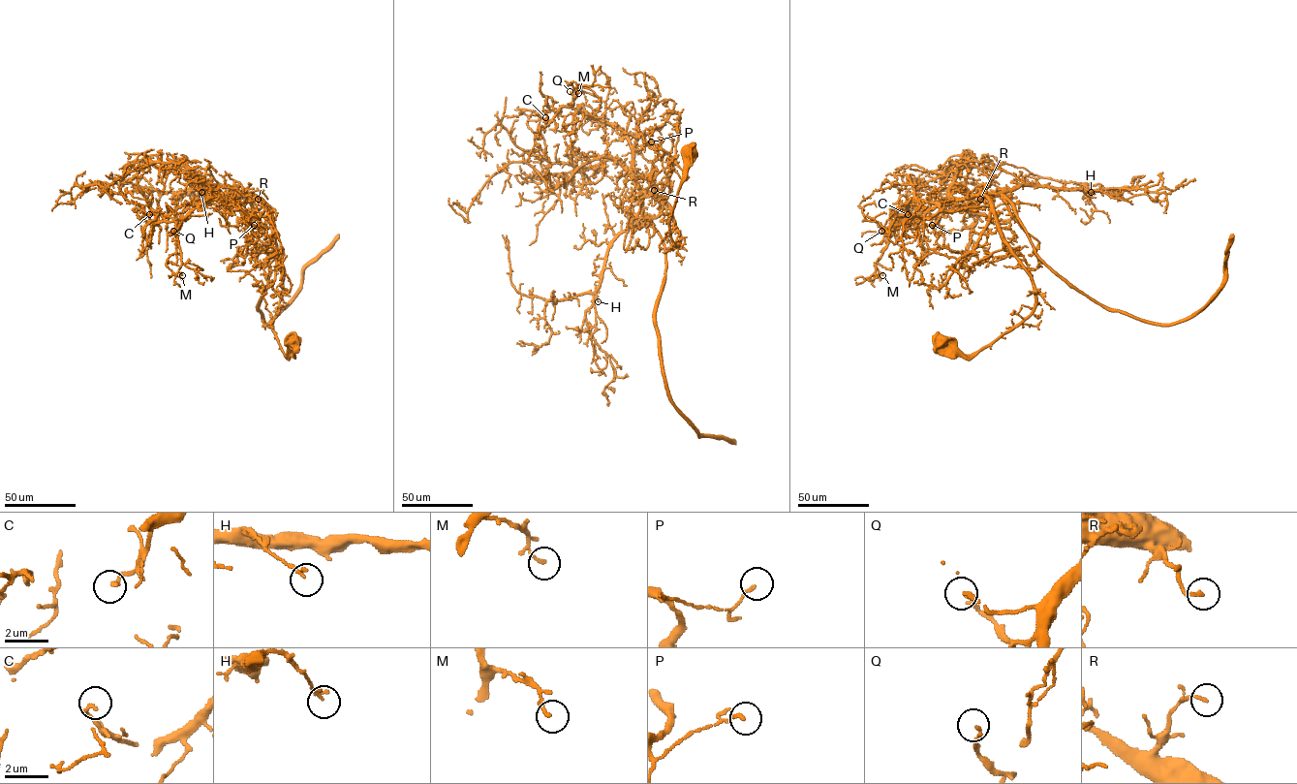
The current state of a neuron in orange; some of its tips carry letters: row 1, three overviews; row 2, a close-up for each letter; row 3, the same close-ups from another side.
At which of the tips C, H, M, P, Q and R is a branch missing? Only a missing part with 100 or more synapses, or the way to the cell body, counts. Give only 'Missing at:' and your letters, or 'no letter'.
Missing at: H

